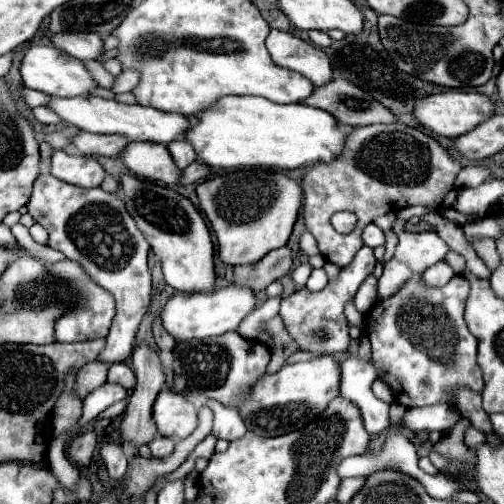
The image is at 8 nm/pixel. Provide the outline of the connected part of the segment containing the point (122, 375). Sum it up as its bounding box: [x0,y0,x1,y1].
[107,363,135,389]

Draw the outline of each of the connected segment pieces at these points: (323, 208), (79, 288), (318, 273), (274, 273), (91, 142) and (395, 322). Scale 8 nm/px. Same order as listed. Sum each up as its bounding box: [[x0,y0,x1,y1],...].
[[303,123,463,267],[47,261,115,343],[307,269,327,291],[235,245,293,293],[73,133,129,157],[369,275,485,407]]

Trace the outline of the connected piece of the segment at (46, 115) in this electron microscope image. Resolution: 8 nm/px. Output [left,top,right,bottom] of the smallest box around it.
[32,106,62,124]

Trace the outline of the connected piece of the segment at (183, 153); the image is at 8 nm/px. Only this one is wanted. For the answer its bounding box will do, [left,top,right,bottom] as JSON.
[167,139,197,169]

